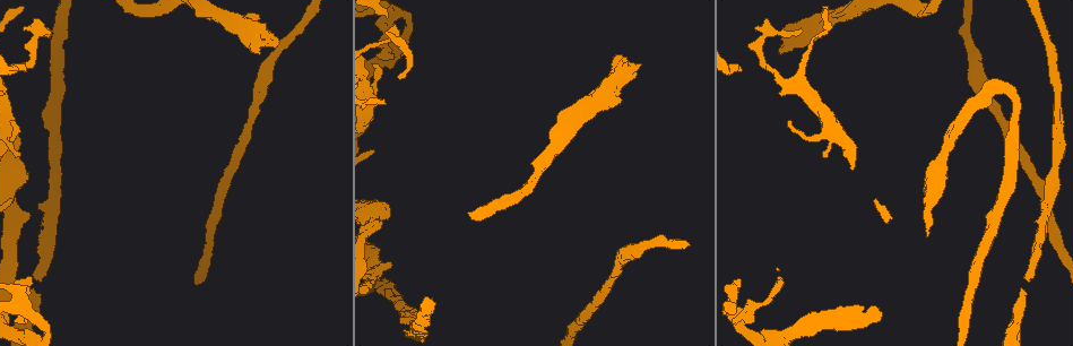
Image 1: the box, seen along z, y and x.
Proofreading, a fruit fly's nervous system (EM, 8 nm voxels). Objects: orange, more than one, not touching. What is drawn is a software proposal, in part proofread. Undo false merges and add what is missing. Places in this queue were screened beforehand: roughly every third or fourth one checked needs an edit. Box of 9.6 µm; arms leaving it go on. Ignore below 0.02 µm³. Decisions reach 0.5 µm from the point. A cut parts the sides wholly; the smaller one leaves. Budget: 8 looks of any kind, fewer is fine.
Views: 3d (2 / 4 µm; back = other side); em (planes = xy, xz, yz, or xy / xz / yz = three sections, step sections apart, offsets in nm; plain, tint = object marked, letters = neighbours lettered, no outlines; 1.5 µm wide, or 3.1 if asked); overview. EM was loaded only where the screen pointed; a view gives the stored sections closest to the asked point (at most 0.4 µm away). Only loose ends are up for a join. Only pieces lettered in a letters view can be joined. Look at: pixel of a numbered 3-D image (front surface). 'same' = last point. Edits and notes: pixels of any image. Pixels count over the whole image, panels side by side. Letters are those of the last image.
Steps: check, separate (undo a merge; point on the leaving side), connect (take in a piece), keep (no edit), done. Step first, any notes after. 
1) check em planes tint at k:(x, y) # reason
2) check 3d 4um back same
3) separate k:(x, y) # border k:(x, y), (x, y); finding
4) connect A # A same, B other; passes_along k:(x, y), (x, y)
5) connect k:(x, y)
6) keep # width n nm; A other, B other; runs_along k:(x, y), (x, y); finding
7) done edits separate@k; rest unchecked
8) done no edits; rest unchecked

check 3d 2um at 1:(620, 57)

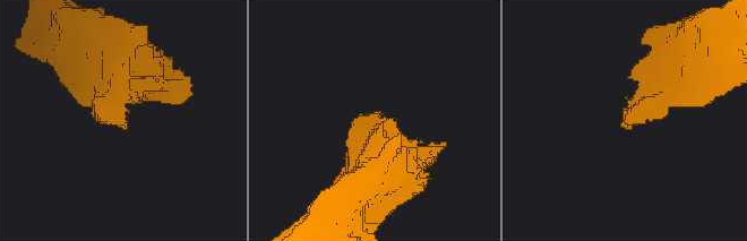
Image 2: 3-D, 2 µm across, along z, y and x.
check em planes letters at 2:(378, 122) # need the tissue

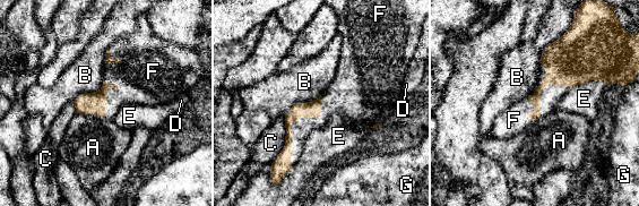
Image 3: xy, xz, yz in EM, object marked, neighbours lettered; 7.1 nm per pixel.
connect F # A other, B other, C other, D other, E other, F same, G other; the cell continues

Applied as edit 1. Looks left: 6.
check em planes tint at 1:(34, 42) # sharp bend

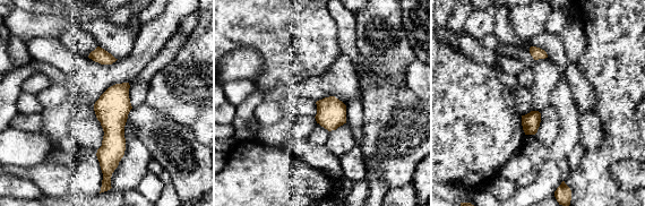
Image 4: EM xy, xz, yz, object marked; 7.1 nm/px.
check em planes letters same # what lies round it

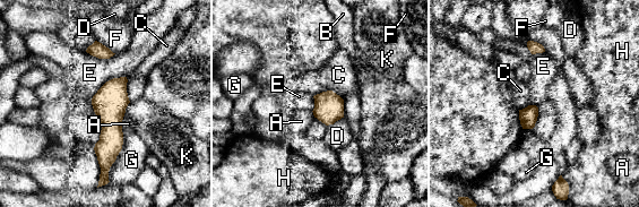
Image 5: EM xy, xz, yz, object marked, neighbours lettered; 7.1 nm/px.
keep # A other, B other, C other, D other, E other, F other, G other, H other, K other; runs_along 5:(123, 79), (111, 100), (104, 166); one cell here

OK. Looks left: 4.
check em planes plain at 1:(32, 291) # end of a long branch

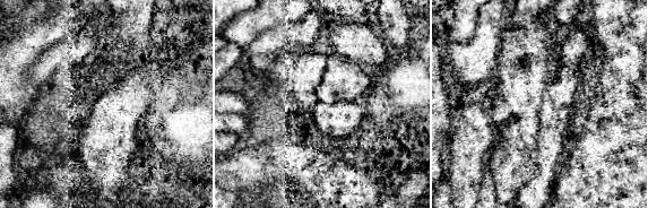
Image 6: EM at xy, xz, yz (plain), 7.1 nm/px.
check em planes tint same

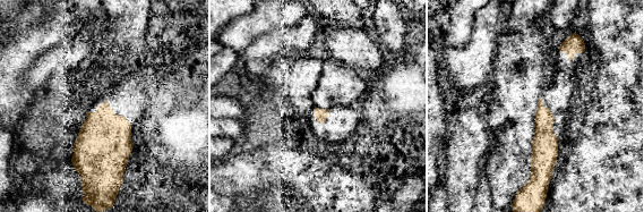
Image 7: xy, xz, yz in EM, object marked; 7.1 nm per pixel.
check em planes letters same # see the neighbours

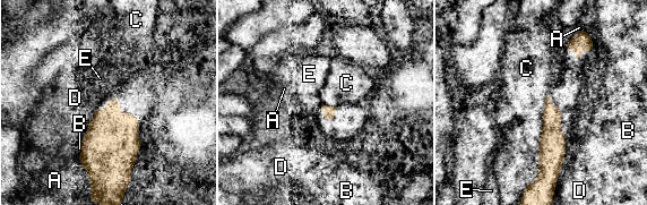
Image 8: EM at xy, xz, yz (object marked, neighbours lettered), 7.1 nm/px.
keep # A other, B other, C other, D other, E other; none of them fits

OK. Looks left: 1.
done edits connect@3; rest unchecked

